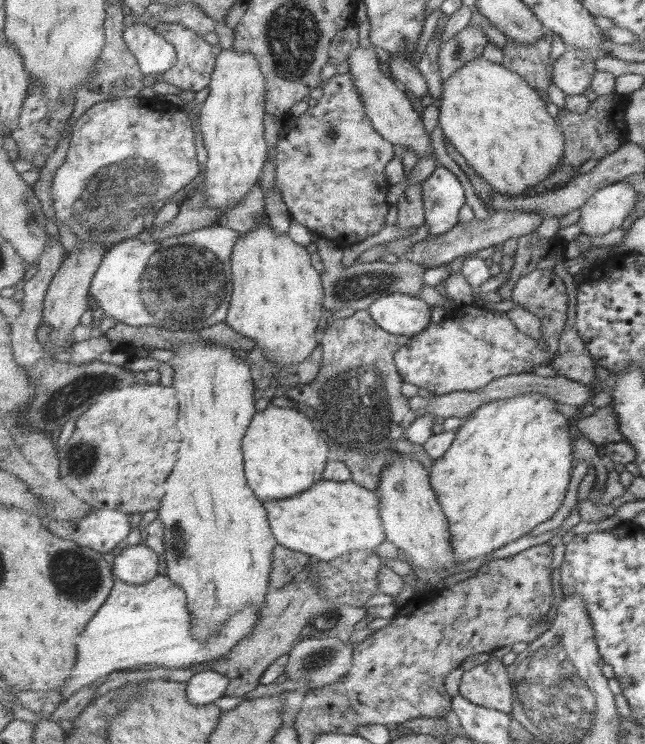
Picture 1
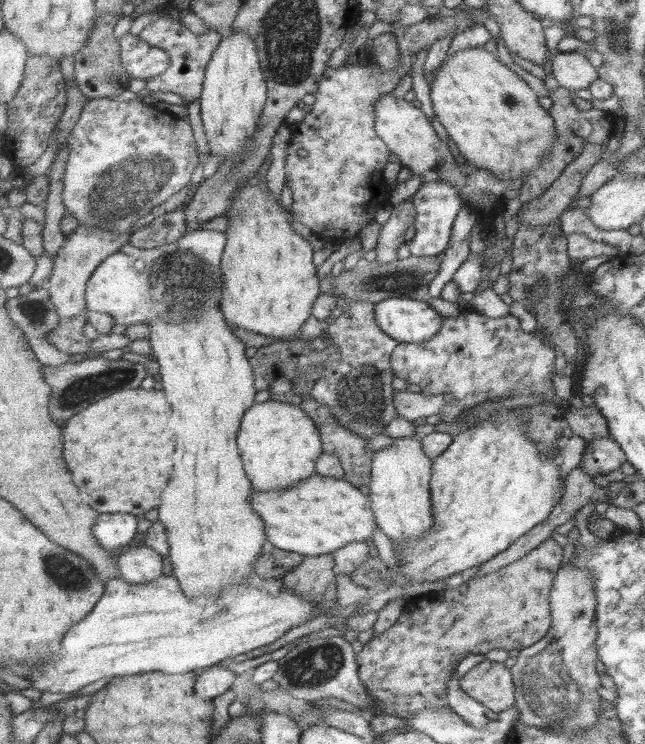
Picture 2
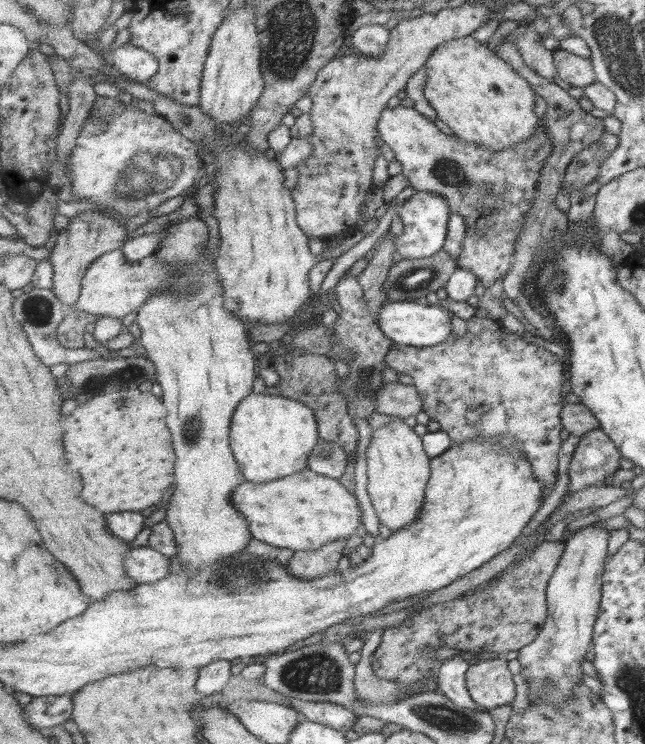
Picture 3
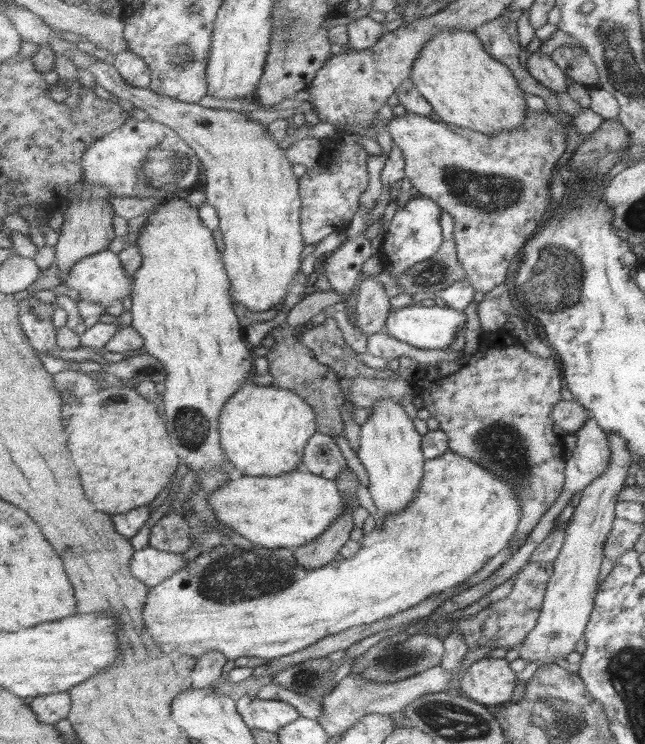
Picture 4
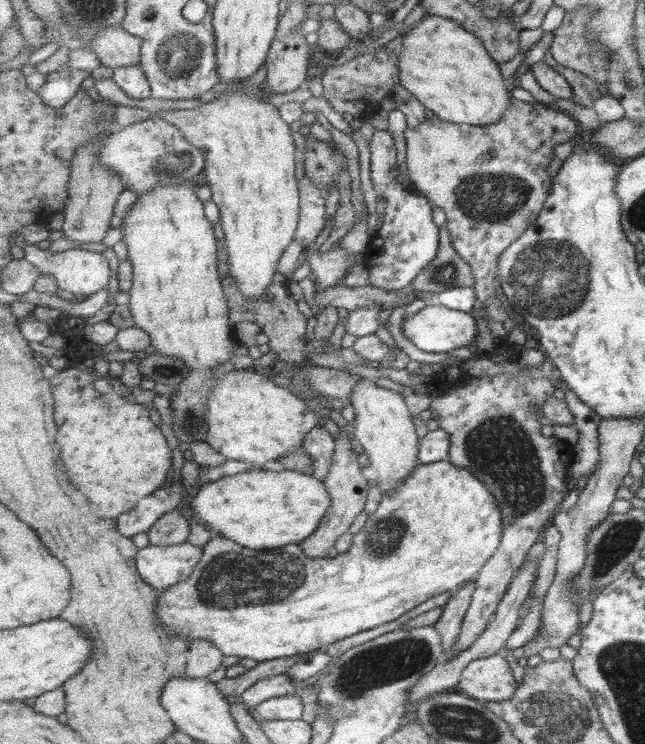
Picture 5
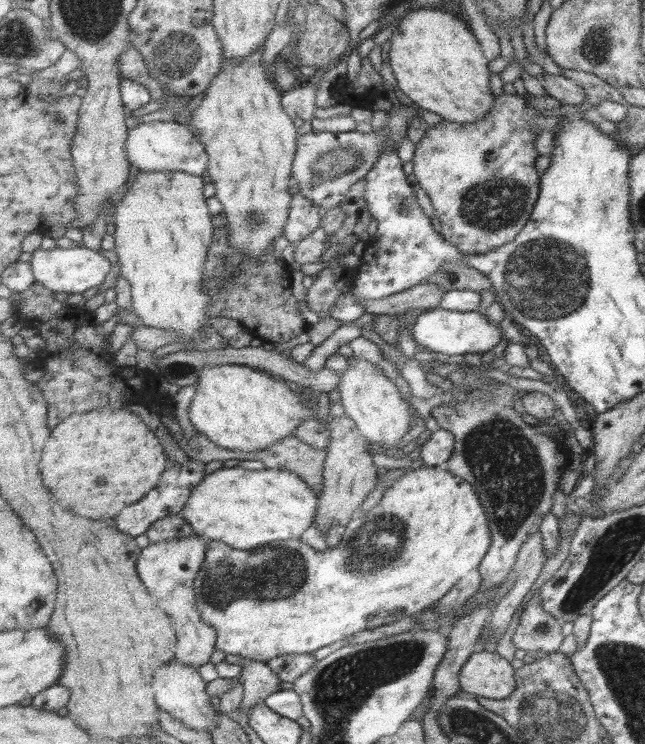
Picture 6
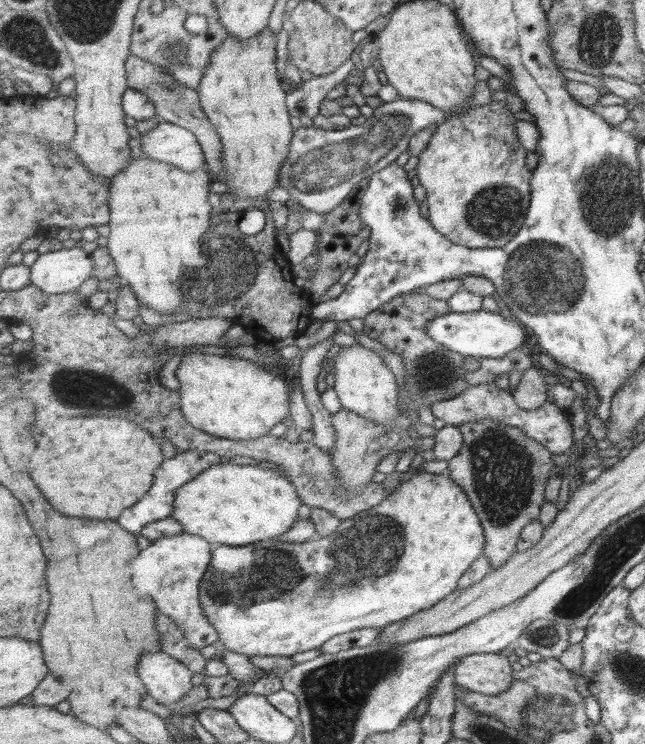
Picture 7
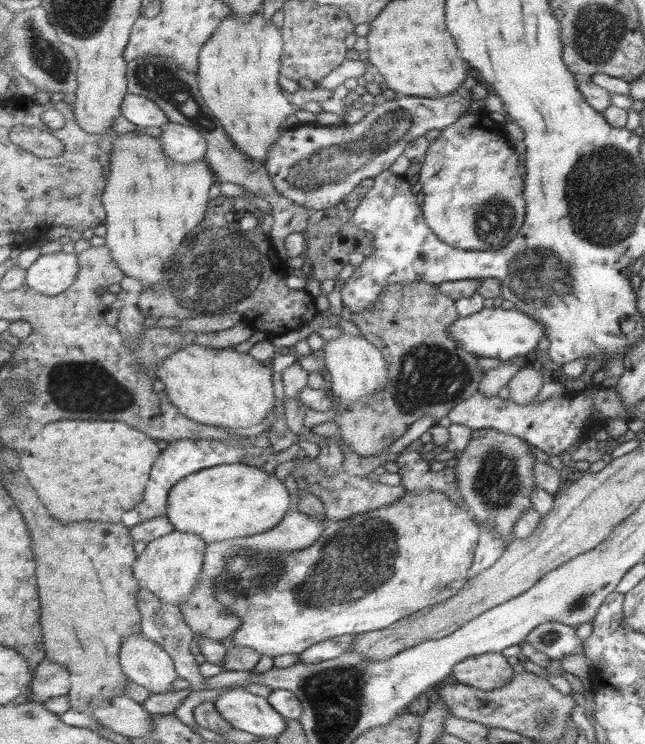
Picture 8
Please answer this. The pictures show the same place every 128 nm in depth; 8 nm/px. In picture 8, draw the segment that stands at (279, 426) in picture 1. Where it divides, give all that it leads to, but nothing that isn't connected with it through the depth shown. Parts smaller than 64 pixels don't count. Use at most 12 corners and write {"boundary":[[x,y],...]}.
{"boundary":[[190,344],[162,393],[201,424],[247,430],[275,412],[273,370]]}

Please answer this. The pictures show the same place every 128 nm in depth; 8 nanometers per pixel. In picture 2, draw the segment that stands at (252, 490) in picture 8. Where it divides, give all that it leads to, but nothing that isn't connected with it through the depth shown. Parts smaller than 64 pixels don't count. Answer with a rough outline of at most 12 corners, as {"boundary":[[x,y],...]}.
{"boundary":[[316,473],[255,490],[268,541],[305,556],[369,542],[370,494]]}

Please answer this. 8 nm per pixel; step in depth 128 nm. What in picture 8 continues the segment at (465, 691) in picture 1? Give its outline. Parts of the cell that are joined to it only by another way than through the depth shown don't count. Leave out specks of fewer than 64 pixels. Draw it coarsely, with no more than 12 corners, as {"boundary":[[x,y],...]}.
{"boundary":[[500,652],[454,666],[453,679],[496,689],[514,679]]}

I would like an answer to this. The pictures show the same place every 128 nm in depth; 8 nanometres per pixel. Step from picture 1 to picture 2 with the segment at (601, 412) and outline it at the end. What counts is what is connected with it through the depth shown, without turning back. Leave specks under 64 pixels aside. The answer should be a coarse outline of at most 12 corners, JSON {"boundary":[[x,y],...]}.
{"boundary":[[595,405],[564,413],[569,434],[585,442],[610,438]]}

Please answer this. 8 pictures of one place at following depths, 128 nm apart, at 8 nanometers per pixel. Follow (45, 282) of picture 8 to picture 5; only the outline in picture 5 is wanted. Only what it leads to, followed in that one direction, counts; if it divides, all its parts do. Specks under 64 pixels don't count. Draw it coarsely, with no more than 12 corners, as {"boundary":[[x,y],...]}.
{"boundary":[[36,243],[24,258],[60,289],[91,296],[111,280],[101,253],[72,248],[52,253]]}

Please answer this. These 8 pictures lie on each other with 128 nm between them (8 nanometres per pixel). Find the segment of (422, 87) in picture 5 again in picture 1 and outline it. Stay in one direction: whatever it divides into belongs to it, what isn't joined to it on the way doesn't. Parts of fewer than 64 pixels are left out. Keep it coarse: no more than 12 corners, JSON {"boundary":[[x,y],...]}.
{"boundary":[[479,57],[442,84],[439,126],[497,191],[562,158],[545,100]]}

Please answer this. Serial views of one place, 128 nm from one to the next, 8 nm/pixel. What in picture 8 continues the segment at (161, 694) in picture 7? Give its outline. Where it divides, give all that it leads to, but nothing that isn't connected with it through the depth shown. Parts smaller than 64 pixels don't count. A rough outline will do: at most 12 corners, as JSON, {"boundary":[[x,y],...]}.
{"boundary":[[129,635],[120,663],[152,693],[178,674],[171,655],[145,635]]}

